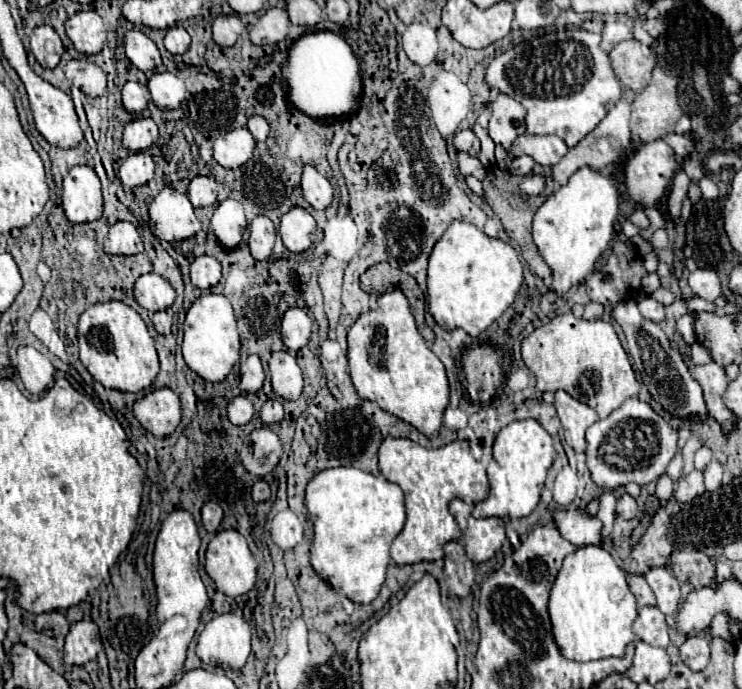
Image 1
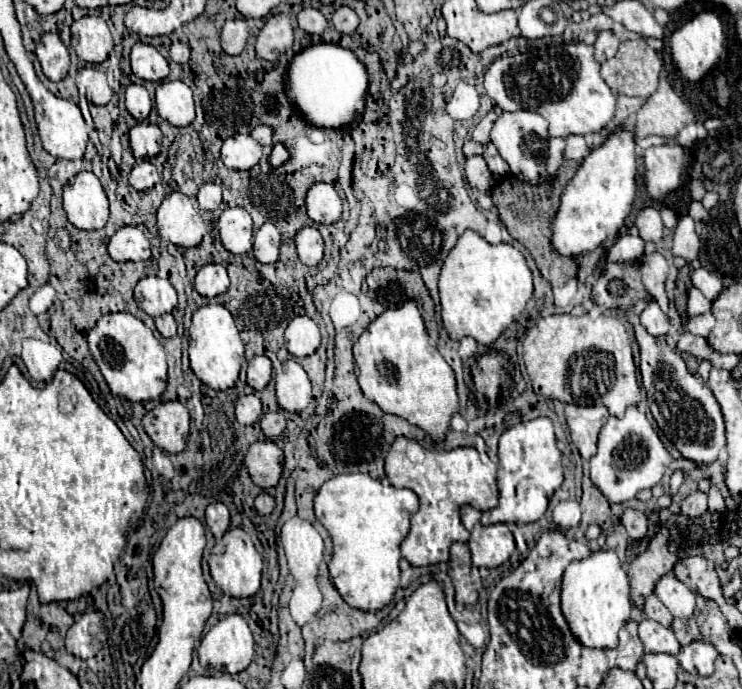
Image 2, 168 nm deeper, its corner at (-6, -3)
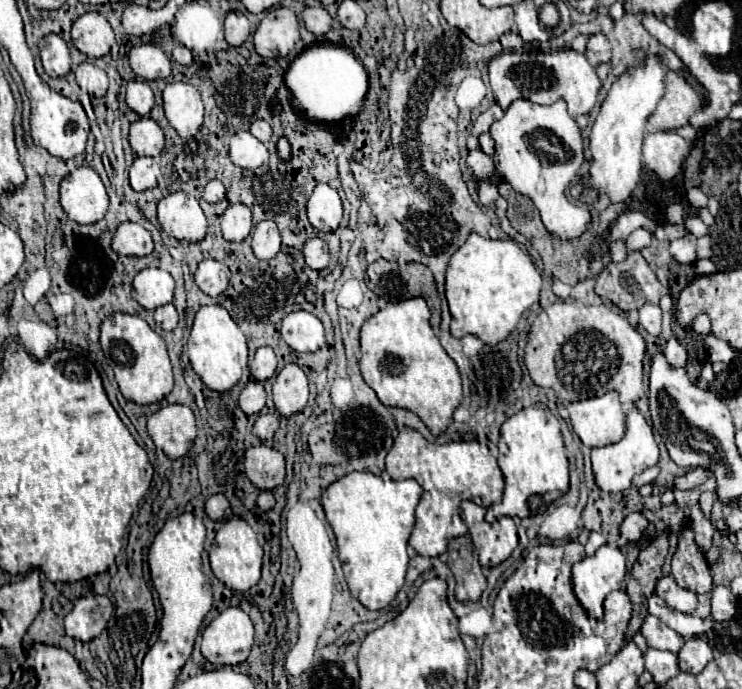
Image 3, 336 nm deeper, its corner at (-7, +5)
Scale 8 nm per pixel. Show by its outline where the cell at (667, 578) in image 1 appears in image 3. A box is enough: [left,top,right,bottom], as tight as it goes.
[656,576,698,614]

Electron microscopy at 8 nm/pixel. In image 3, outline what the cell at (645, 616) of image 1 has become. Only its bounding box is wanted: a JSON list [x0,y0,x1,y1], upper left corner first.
[640,616,684,652]

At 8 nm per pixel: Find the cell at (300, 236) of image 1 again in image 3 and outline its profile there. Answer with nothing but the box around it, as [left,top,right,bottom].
[304,238,328,270]

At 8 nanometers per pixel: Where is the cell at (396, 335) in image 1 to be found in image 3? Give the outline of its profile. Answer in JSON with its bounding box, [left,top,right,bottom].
[360,298,462,436]

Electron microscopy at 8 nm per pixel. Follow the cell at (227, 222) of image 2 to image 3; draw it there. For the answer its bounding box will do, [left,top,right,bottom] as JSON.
[222,204,252,242]

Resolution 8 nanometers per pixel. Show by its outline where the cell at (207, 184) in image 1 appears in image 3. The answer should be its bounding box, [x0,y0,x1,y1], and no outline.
[202,180,226,204]

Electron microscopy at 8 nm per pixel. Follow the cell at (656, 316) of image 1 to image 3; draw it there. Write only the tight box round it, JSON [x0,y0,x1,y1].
[638,304,662,336]

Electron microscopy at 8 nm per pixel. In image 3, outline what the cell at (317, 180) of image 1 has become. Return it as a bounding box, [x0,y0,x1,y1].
[308,184,342,232]

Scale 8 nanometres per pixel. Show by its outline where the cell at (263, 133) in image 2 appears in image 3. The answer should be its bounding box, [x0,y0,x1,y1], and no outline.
[250,120,272,142]

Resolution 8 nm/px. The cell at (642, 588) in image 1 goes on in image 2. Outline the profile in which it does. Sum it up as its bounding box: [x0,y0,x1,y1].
[643,594,673,626]

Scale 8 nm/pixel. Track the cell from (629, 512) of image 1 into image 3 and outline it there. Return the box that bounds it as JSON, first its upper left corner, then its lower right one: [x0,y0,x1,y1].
[620,512,648,542]

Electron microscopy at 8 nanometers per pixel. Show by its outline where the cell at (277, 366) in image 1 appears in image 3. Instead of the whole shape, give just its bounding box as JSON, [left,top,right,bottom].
[272,364,308,418]

